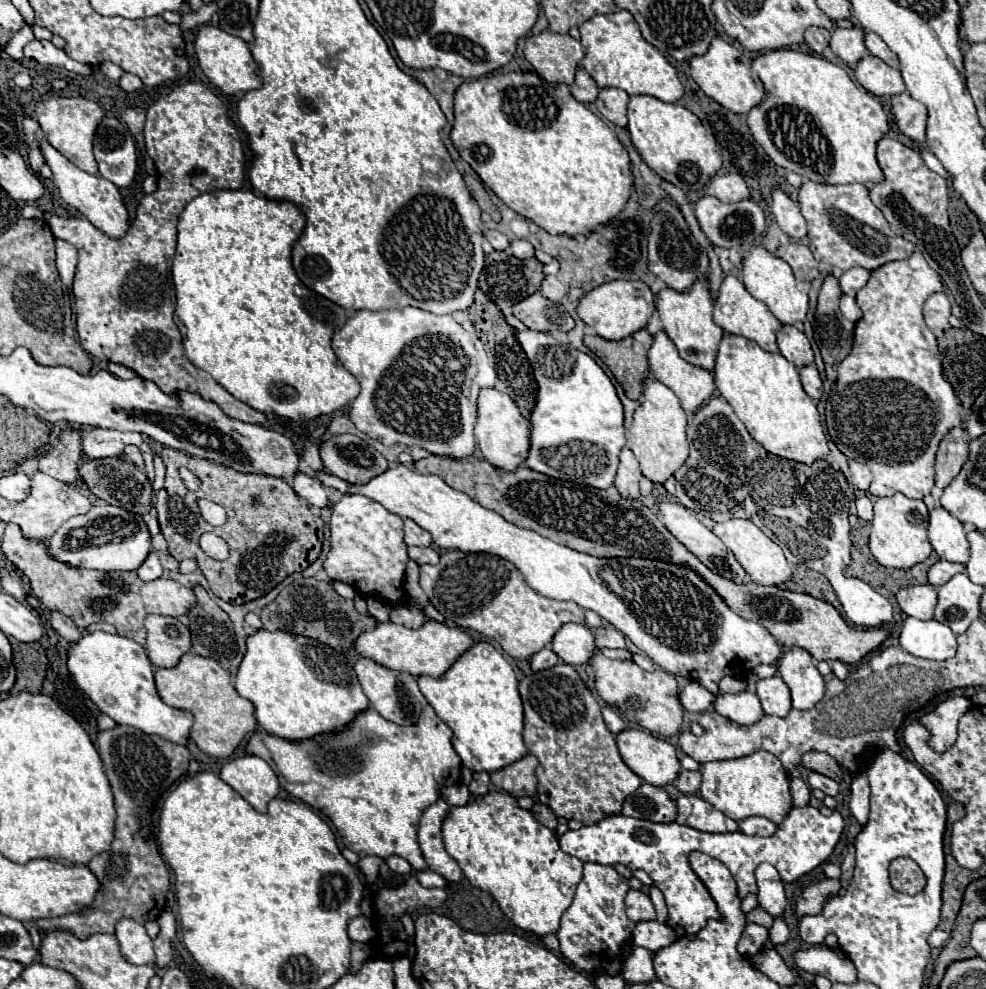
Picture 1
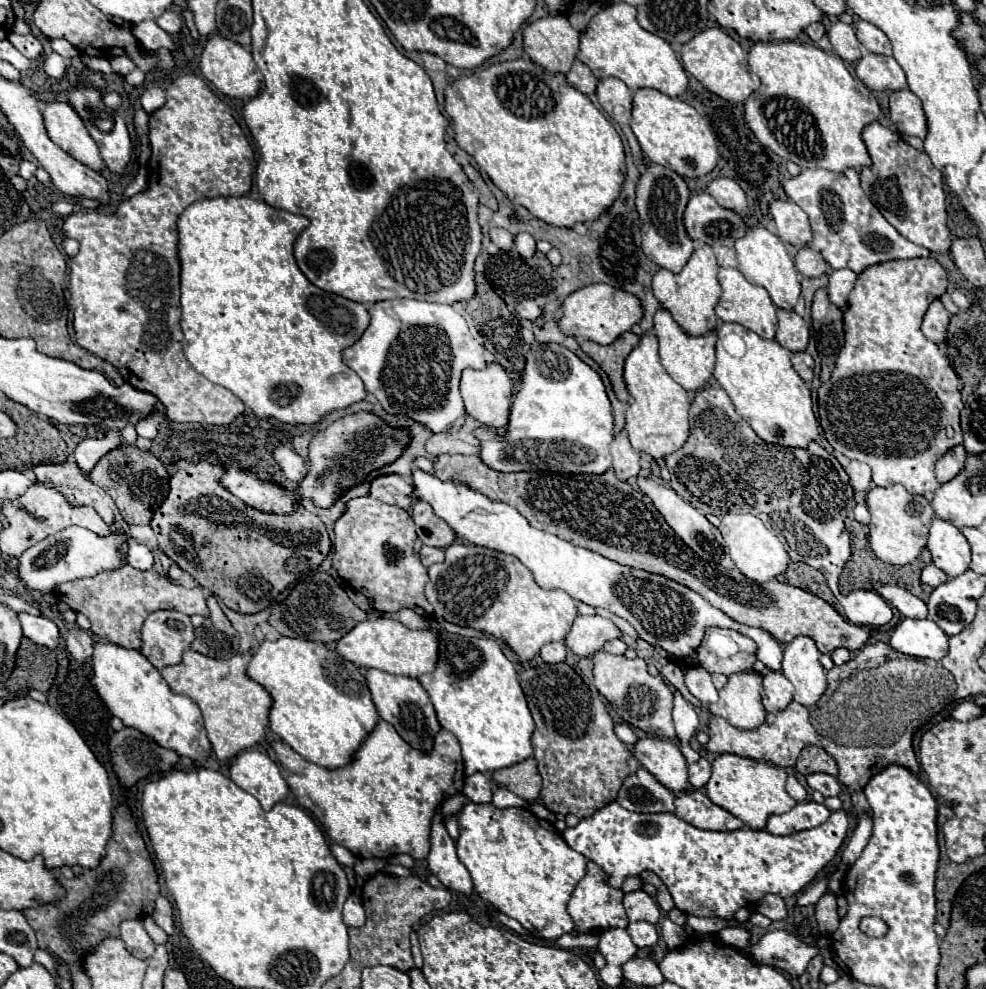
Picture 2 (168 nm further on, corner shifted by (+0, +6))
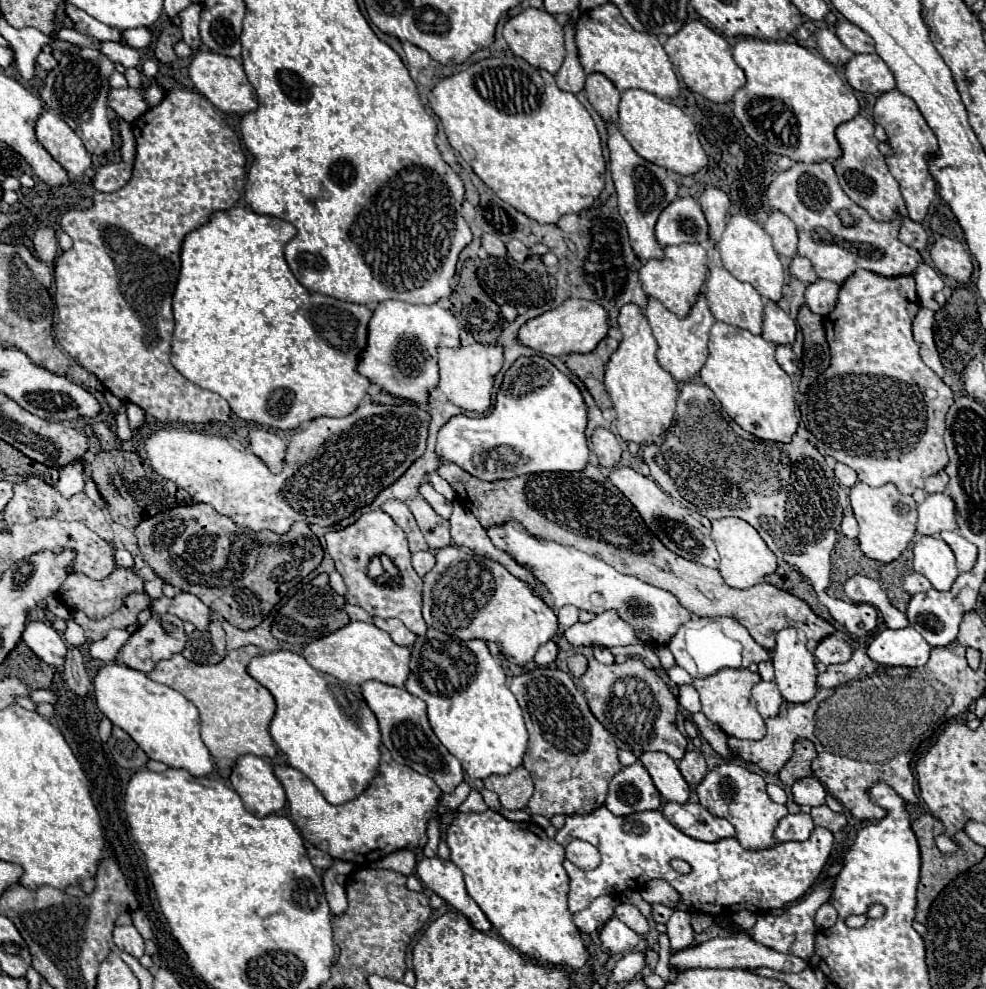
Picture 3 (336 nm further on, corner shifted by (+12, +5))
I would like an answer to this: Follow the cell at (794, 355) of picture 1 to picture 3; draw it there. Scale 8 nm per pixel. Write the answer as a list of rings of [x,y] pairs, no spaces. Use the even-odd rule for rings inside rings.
[[[765,303],[763,337],[773,345],[791,345],[795,341],[795,333],[795,321],[777,303]]]

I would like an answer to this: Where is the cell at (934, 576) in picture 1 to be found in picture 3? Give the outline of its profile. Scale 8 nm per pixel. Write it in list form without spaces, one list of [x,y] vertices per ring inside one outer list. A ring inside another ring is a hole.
[[[911,573],[911,575],[907,575],[903,579],[903,589],[909,595],[915,595],[915,593],[921,593],[921,591],[929,591],[931,589],[931,583],[921,573]]]

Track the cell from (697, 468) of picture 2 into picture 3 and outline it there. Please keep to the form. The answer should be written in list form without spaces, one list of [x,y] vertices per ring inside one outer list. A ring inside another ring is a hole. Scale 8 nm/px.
[[[687,381],[681,387],[677,399],[677,411],[671,427],[665,433],[663,445],[643,445],[643,461],[651,469],[651,477],[657,485],[671,495],[677,503],[687,507],[693,513],[701,513],[707,519],[721,517],[739,517],[753,525],[759,535],[765,539],[769,549],[793,569],[797,569],[805,579],[811,581],[819,601],[829,609],[831,617],[841,623],[851,635],[862,637],[871,634],[877,626],[878,611],[869,603],[849,603],[841,599],[831,599],[825,591],[829,585],[831,571],[831,551],[835,547],[837,529],[841,525],[843,509],[839,505],[839,485],[835,481],[833,469],[825,463],[825,457],[801,437],[793,437],[791,443],[775,443],[753,437],[743,431],[719,405],[713,391],[695,381]]]

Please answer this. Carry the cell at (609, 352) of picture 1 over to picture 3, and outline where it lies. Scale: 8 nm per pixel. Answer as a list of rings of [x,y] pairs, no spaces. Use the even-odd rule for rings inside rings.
[[[605,337],[597,345],[595,351],[591,351],[591,353],[571,353],[571,355],[567,355],[567,361],[565,361],[567,367],[583,379],[583,383],[587,385],[595,403],[599,405],[599,409],[611,407],[609,393],[605,391],[605,385],[603,385],[603,371],[605,371],[605,365],[607,365],[611,353],[615,353],[617,347],[619,347],[619,343],[615,339]]]

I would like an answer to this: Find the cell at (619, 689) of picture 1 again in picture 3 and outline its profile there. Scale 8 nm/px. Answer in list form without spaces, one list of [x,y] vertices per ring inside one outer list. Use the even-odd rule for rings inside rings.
[[[629,657],[621,665],[603,665],[597,659],[589,659],[589,667],[579,679],[579,687],[583,689],[589,709],[599,719],[599,723],[619,741],[627,743],[633,751],[663,751],[673,759],[683,757],[687,749],[687,739],[673,725],[679,707],[677,697],[667,687],[663,677],[645,667],[643,661]],[[617,681],[623,681],[623,687],[615,687]]]

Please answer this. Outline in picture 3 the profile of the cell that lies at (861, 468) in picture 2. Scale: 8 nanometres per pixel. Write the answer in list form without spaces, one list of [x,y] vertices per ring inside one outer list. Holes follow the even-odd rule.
[[[837,463],[837,465],[835,465],[835,477],[837,477],[839,485],[841,485],[841,487],[847,487],[847,489],[857,483],[857,473],[855,473],[851,467],[843,465],[843,463]]]

